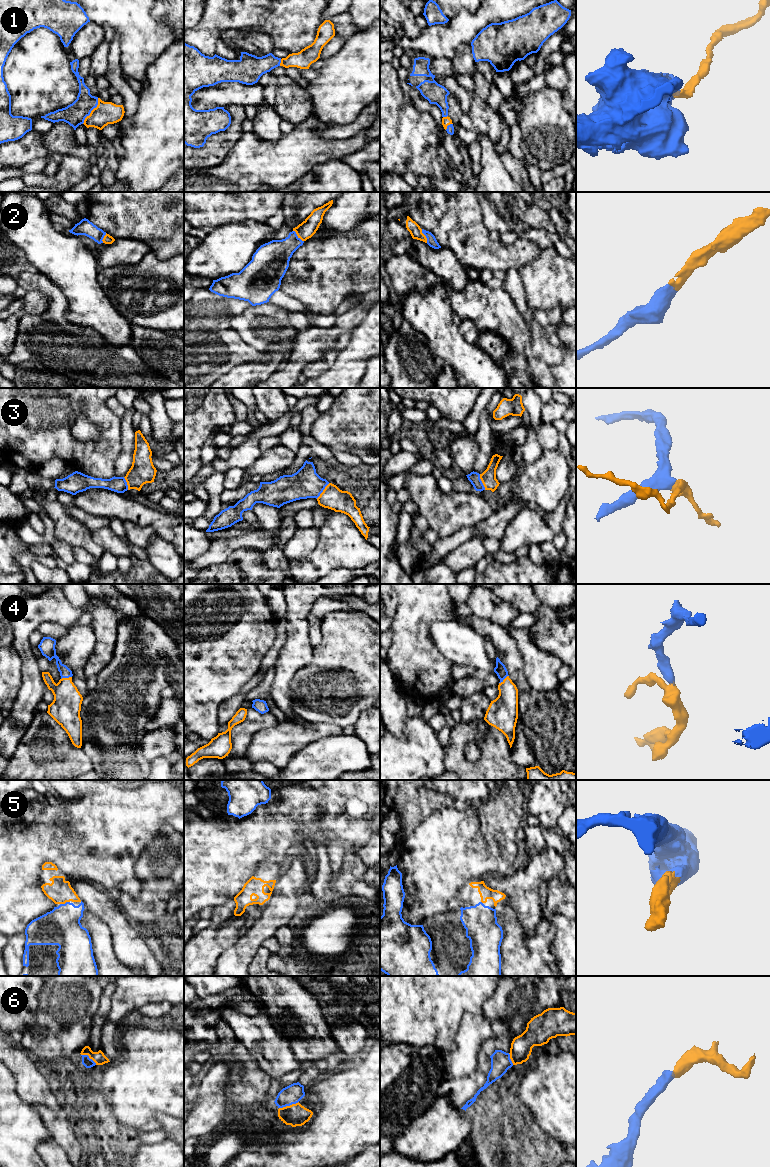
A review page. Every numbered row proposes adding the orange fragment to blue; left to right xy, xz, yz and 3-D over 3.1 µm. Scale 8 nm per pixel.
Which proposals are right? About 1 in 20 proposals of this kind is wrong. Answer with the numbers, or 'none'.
1, 2, 3, 4, 5, 6

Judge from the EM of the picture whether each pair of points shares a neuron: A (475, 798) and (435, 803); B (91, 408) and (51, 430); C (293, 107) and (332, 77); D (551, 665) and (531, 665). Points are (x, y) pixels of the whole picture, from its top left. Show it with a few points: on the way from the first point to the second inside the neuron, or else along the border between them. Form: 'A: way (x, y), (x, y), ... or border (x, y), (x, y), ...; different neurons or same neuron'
A: way (465, 796), (449, 796), (445, 799); same neuron
B: way (81, 411), (61, 423); same neuron
C: border (308, 98), (312, 114); different neurons
D: way (546, 665), (536, 665); same neuron

